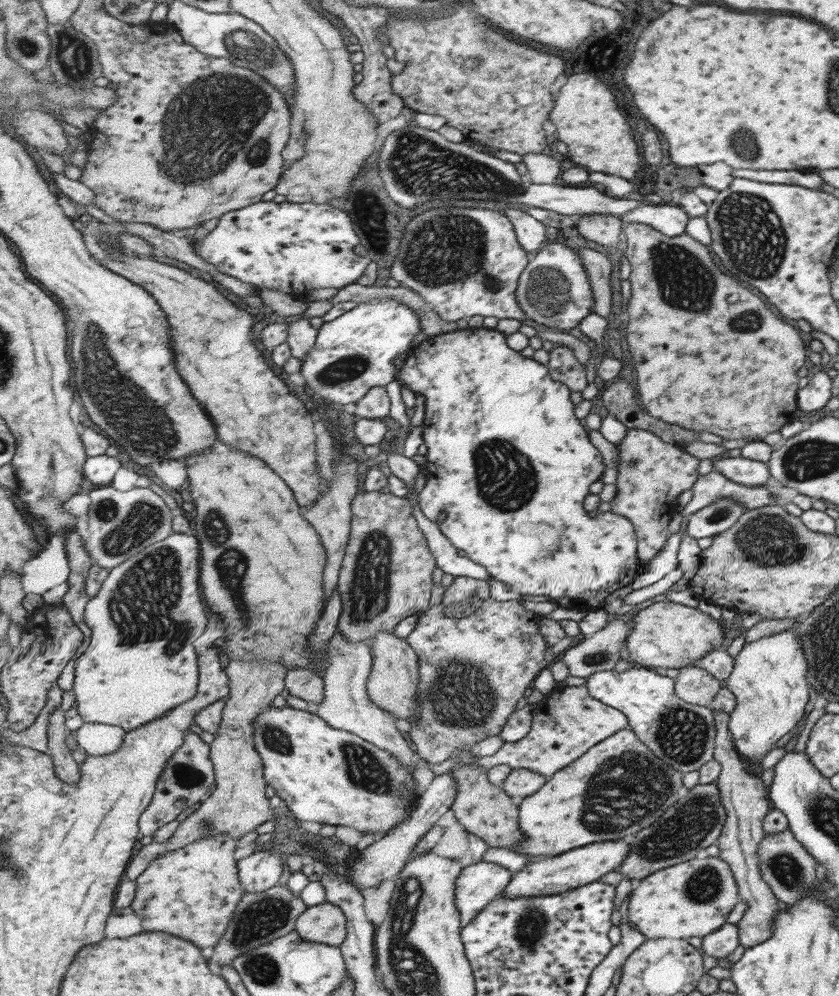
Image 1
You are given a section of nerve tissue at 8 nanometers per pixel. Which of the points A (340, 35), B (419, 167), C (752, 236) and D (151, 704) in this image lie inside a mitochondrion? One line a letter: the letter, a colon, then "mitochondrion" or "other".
A: other
B: mitochondrion
C: mitochondrion
D: other

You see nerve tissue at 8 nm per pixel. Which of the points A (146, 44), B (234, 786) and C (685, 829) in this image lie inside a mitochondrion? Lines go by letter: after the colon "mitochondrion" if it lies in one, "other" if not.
A: other
B: other
C: mitochondrion

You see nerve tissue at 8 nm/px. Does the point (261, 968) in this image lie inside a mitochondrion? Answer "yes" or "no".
yes

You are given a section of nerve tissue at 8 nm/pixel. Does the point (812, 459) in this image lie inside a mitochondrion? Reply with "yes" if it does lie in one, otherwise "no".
yes

